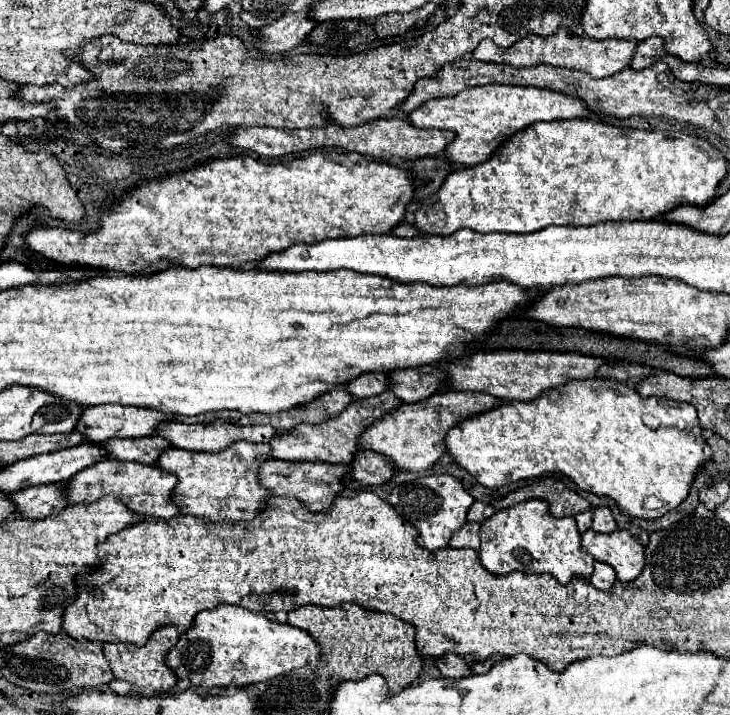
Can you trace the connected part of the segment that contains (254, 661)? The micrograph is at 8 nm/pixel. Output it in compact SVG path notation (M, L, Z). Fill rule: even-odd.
M223 605L215 611L201 611L189 631L179 635L179 641L167 651L165 665L177 679L189 679L197 691L215 695L227 689L237 689L261 681L269 681L287 671L299 669L319 659L319 647L307 631L269 621L261 613L245 607Z

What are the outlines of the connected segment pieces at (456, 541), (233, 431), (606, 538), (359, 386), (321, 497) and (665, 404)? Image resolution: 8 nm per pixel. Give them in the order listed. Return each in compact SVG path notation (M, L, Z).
M465 523L453 537L449 547L453 549L461 549L461 547L469 547L469 549L479 549L479 523Z
M215 419L213 423L199 423L199 425L185 425L177 421L163 421L159 423L157 435L173 443L173 447L185 451L223 451L233 441L253 441L253 443L267 443L277 431L271 425L233 425L223 419Z
M593 529L583 533L583 549L595 557L595 561L603 561L611 565L621 581L635 579L643 567L643 545L629 531L613 531L613 533L595 533Z
M365 373L365 375L359 375L359 377L351 379L345 385L345 389L355 399L379 395L379 393L383 393L387 389L387 373Z
M267 459L259 465L259 485L273 495L285 495L299 499L309 511L317 513L331 505L331 499L343 489L339 479L347 473L347 465L331 465L323 461L279 461L279 459Z
M597 377L583 381L569 379L557 387L557 401L551 401L551 397L543 393L535 401L509 401L471 415L445 435L445 447L457 465L489 489L547 473L565 475L577 481L579 489L611 497L625 515L641 519L655 519L675 509L687 497L693 475L711 459L711 449L701 437L695 407L665 397L645 399L625 383Z

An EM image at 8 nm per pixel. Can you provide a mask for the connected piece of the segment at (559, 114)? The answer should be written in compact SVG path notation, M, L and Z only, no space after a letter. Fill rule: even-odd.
M483 85L461 91L455 97L431 99L409 113L413 127L435 127L455 133L455 139L445 147L447 161L473 167L483 163L505 139L509 139L519 129L525 129L537 121L555 119L575 119L589 113L585 103L571 99L569 95L555 93L549 89L521 87L521 85Z

